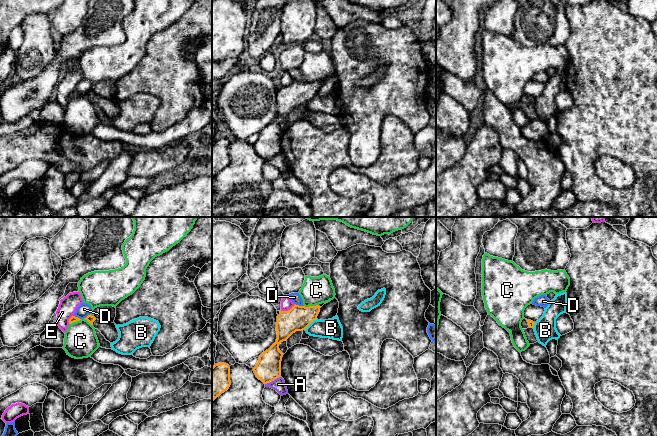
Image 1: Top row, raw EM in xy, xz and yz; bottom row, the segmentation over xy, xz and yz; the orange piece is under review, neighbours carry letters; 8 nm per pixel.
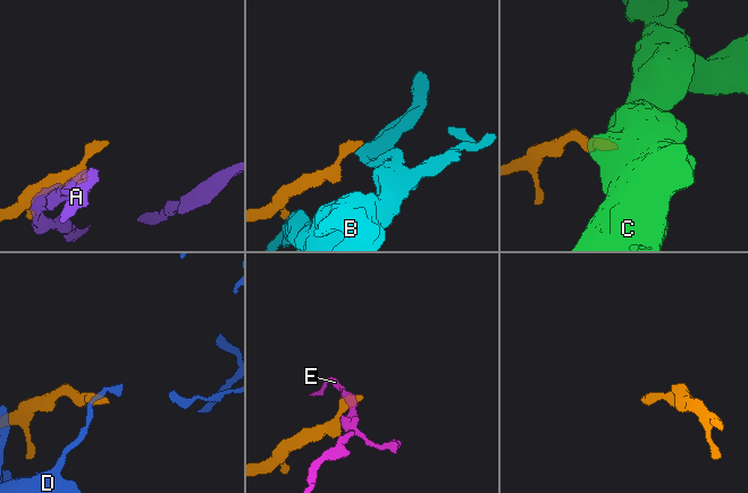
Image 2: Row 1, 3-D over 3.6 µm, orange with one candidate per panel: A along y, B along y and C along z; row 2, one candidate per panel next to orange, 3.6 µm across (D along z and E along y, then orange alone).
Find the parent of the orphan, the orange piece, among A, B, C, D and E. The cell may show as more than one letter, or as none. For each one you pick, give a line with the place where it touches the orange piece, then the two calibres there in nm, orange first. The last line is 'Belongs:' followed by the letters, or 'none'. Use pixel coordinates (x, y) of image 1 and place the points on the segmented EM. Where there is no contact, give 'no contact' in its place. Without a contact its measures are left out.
Belongs: none

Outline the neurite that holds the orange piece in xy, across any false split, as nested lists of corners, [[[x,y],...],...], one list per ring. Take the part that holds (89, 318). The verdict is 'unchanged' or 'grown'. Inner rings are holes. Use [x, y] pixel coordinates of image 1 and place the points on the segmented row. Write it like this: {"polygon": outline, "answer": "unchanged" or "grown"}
{"polygon": [[[91,314],[84,319],[87,320],[95,329],[98,329],[105,337],[105,339],[110,343],[113,343],[118,339],[119,332],[115,323],[108,323],[102,320],[98,320]]], "answer": "grown"}

